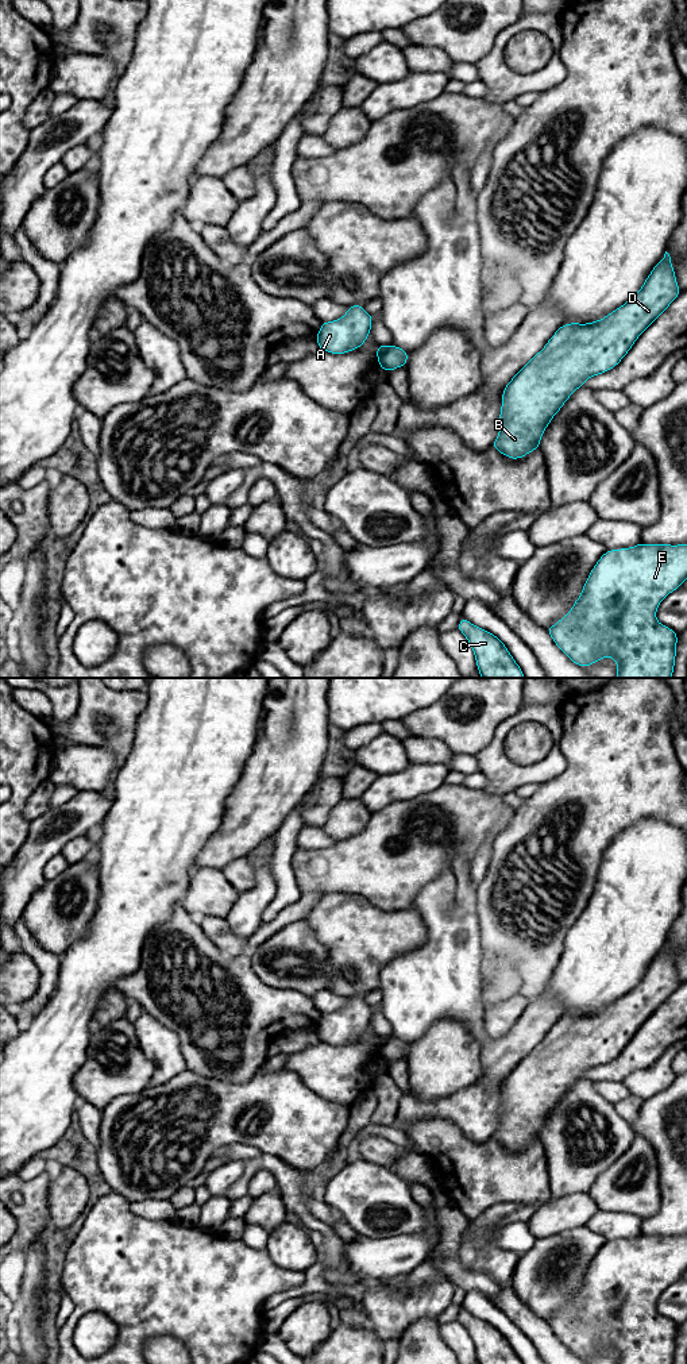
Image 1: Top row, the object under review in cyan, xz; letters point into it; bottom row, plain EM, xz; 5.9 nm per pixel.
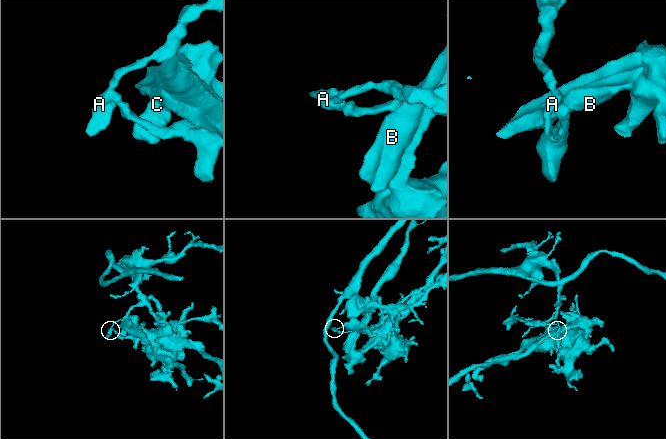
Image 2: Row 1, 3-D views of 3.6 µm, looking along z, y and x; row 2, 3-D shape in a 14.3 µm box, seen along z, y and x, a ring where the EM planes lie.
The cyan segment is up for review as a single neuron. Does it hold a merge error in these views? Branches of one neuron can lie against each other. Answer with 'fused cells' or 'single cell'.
fused cells

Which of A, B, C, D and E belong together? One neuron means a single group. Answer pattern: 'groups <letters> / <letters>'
groups A / B C D E

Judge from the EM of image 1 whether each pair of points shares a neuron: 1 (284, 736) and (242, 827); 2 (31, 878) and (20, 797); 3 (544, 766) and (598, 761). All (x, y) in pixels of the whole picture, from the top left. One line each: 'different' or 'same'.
1: same
2: different
3: different

